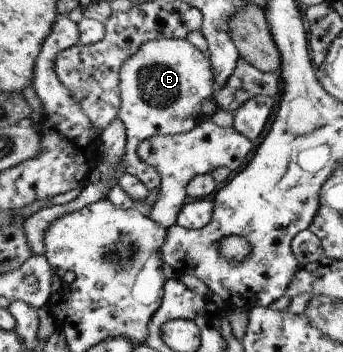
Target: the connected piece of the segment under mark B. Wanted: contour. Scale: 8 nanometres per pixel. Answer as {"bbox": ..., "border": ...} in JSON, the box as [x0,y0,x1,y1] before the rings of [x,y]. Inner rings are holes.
{"bbox":[118,38,214,190],"border":[[[158,38],[147,41],[137,53],[125,62],[121,70],[122,104],[118,112],[118,118],[123,122],[126,134],[126,149],[125,154],[122,156],[125,172],[135,175],[138,179],[142,179],[150,190],[160,187],[162,182],[161,175],[157,168],[142,159],[138,153],[138,147],[143,141],[157,134],[174,135],[191,132],[197,126],[197,122],[201,122],[201,120],[195,120],[195,108],[199,110],[199,106],[205,100],[212,99],[211,94],[214,94],[214,78],[214,67],[209,55],[199,50],[194,43],[189,42],[187,39]]]}

